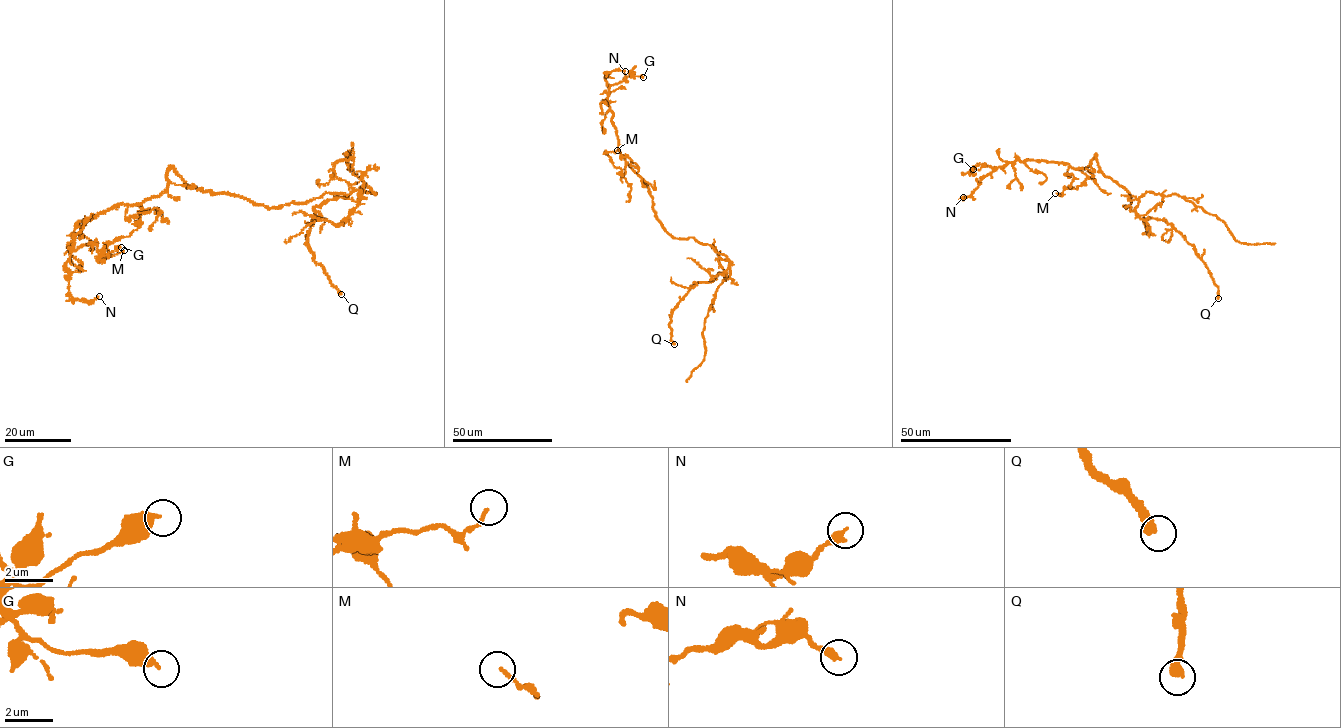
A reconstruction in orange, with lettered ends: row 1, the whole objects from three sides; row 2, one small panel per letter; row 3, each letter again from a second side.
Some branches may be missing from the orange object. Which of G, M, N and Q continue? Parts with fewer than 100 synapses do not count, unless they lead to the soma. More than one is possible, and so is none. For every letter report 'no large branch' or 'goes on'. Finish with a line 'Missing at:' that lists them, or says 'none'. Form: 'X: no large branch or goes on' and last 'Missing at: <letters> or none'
G: no large branch
M: no large branch
N: no large branch
Q: no large branch
Missing at: none

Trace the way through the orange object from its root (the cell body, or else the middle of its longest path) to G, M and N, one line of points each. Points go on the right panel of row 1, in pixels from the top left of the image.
G: (1130, 195), (1104, 176), (1097, 155), (1083, 169), (1026, 159), (993, 169), (977, 165), (972, 173), (973, 169)
M: (1130, 195), (1104, 176), (1097, 155), (1085, 168), (1075, 168), (1087, 176), (1076, 189), (1055, 193)
N: (1130, 195), (1104, 176), (1097, 155), (1077, 169), (1040, 160), (1008, 162), (963, 197)

